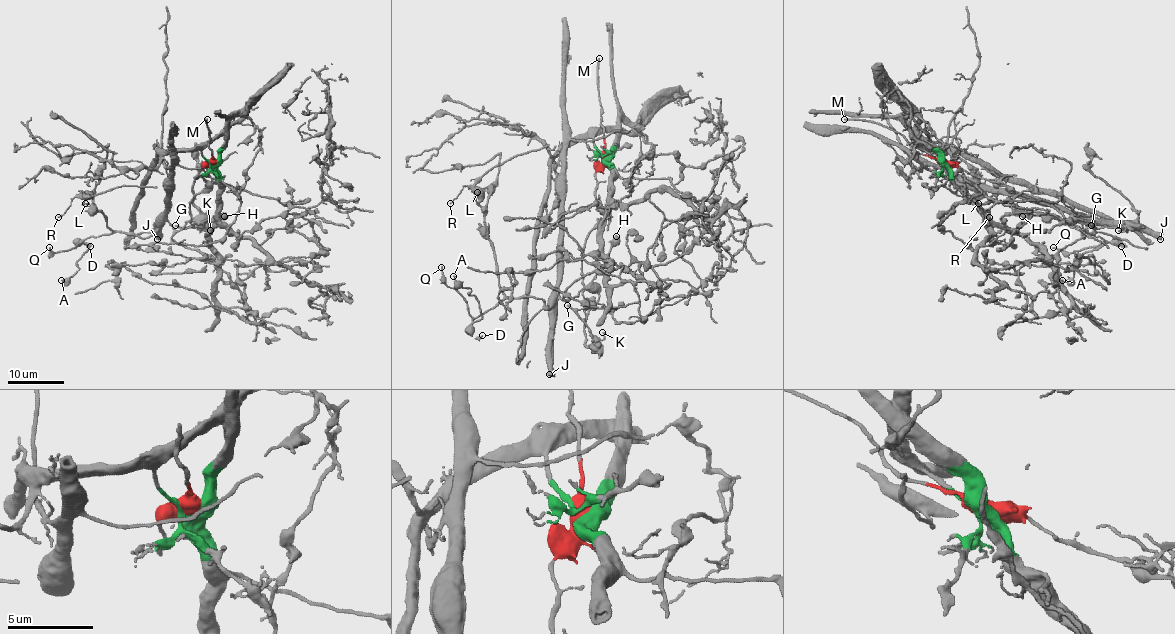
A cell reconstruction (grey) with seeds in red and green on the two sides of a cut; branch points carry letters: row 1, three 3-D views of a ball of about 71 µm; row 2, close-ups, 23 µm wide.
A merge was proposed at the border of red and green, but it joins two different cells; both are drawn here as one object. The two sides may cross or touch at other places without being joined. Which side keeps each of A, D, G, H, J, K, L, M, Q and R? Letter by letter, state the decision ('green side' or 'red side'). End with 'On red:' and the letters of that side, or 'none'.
A: red side
D: red side
G: red side
H: red side
J: red side
K: red side
L: red side
M: red side
Q: red side
R: red side
On red: A, D, G, H, J, K, L, M, Q, R

